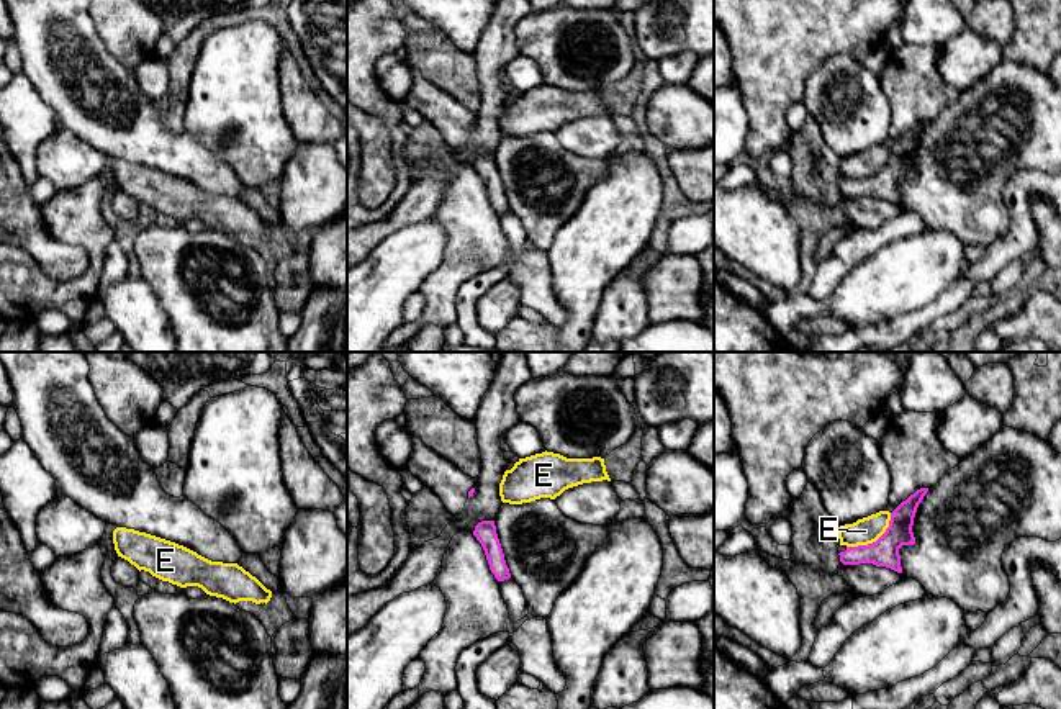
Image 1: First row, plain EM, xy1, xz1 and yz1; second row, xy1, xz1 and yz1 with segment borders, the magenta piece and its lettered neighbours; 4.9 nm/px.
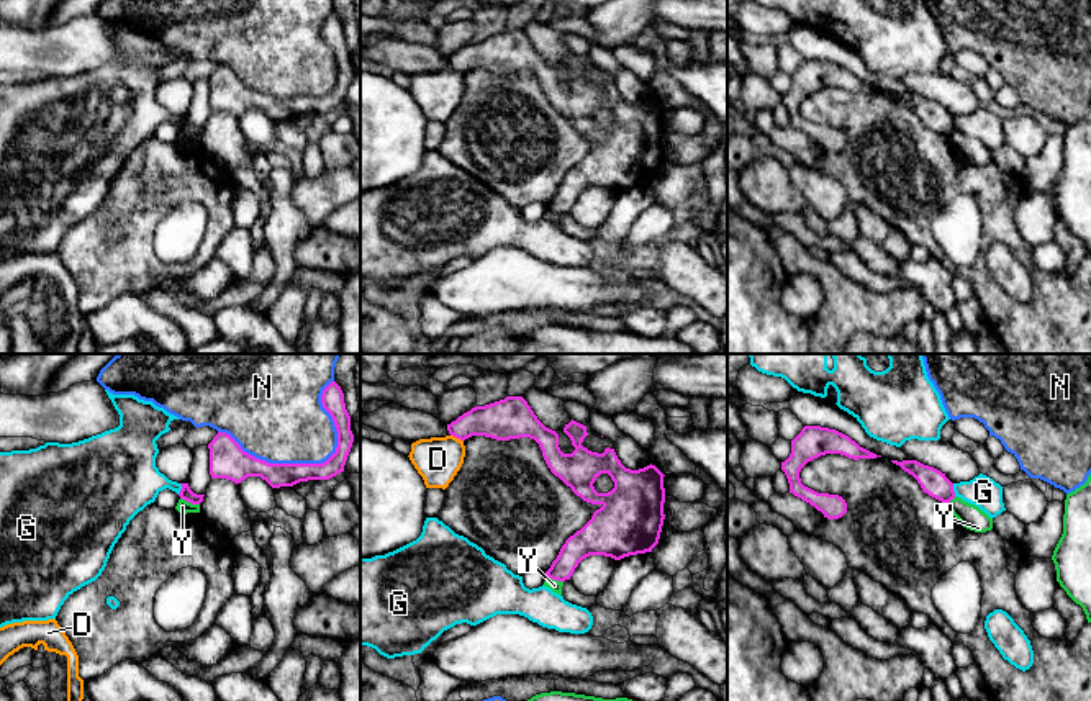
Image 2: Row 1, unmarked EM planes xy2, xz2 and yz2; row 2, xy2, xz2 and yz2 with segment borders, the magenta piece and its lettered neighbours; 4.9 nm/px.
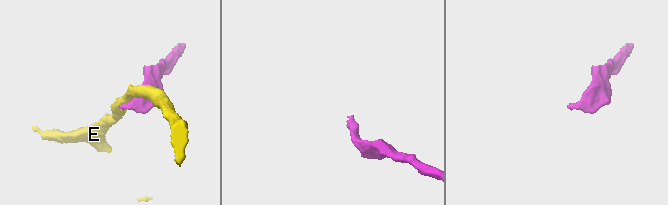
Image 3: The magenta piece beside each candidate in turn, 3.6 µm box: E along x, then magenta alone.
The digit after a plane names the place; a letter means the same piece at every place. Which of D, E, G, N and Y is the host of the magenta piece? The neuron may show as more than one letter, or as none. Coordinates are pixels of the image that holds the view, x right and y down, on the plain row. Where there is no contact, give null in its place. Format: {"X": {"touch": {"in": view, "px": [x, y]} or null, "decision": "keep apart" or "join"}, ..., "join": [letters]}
{"D": {"touch": {"in": "xz2", "px": [457, 71]}, "decision": "keep apart"}, "E": {"touch": {"in": "yz1", "px": [876, 174]}, "decision": "keep apart"}, "G": {"touch": {"in": "yz2", "px": [952, 123]}, "decision": "keep apart"}, "N": {"touch": {"in": "xy2", "px": [312, 97]}, "decision": "keep apart"}, "Y": {"touch": {"in": "xy2", "px": [190, 135]}, "decision": "keep apart"}, "join": []}

